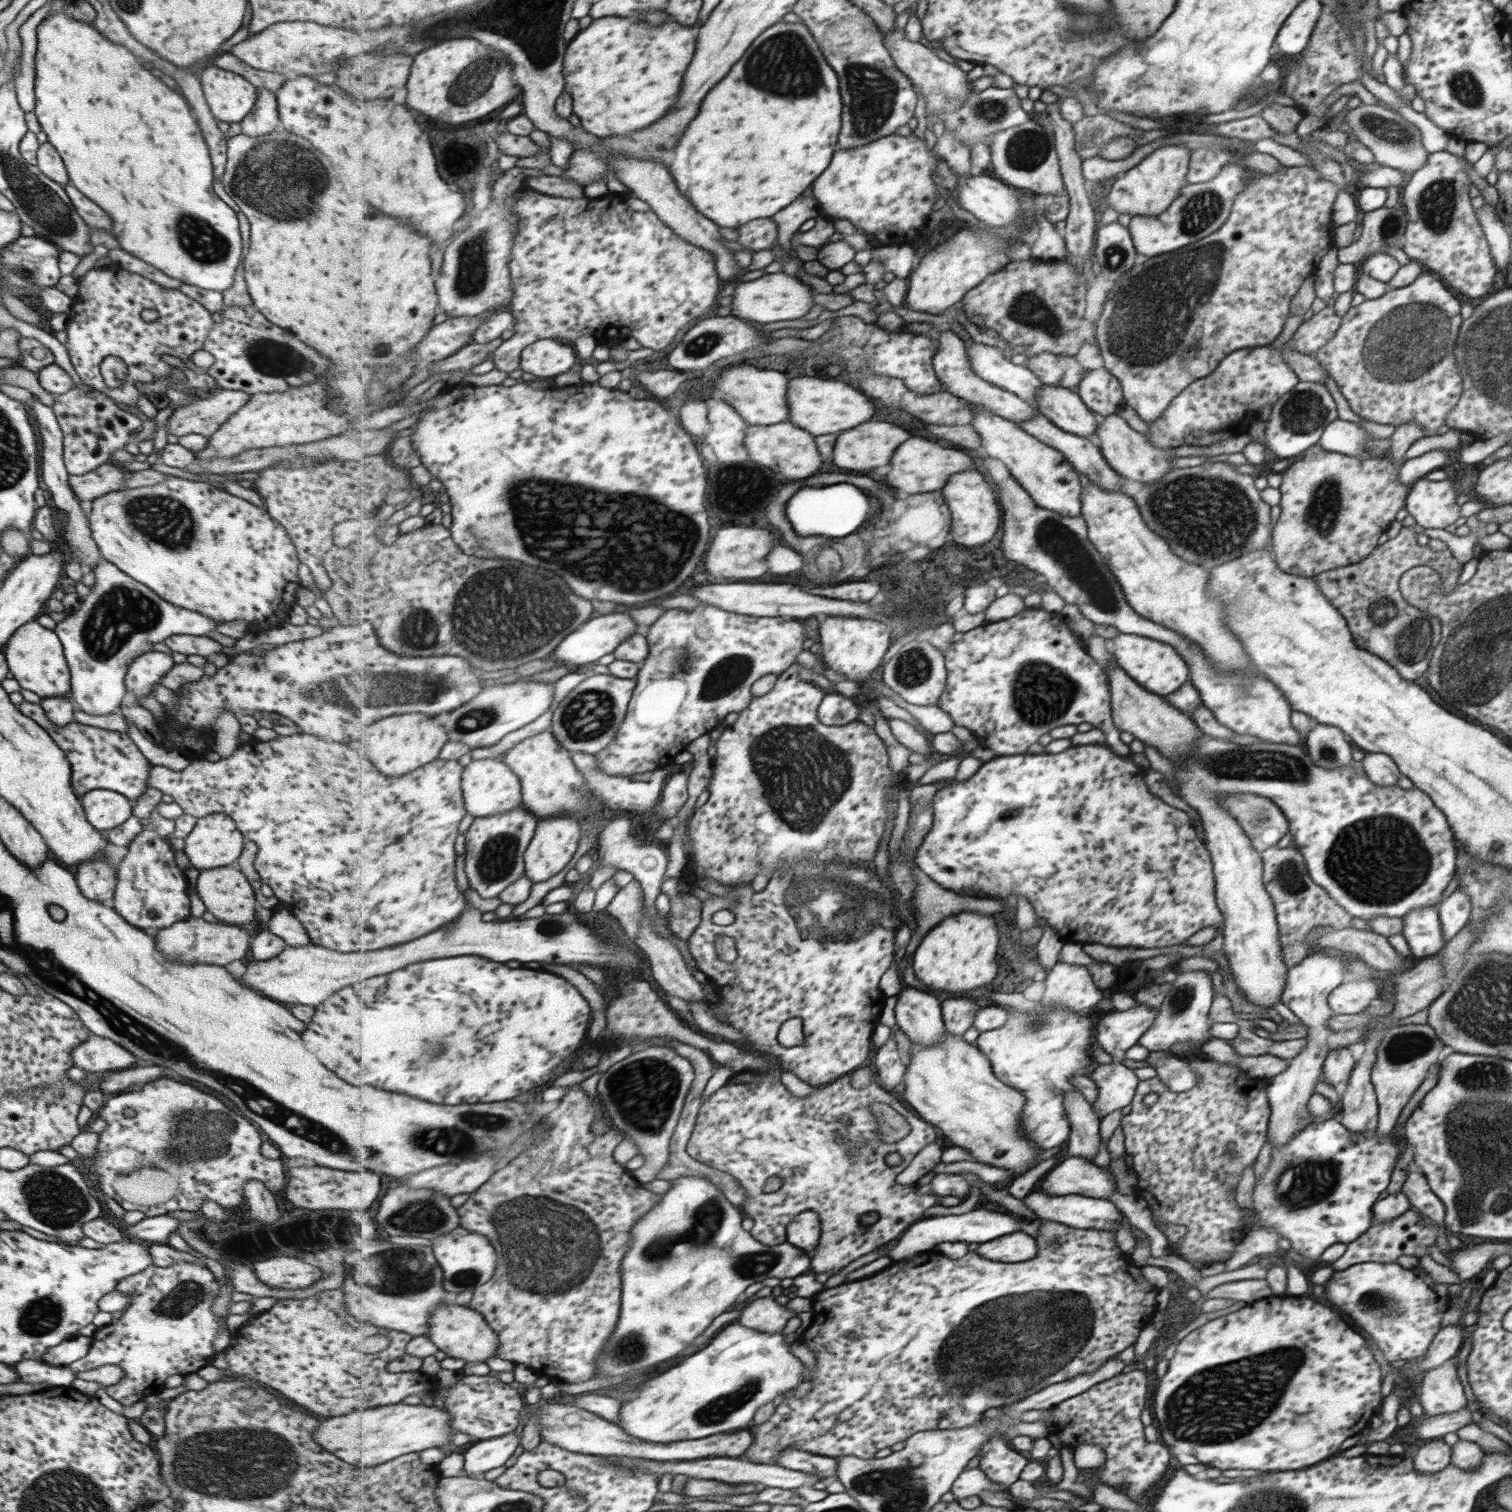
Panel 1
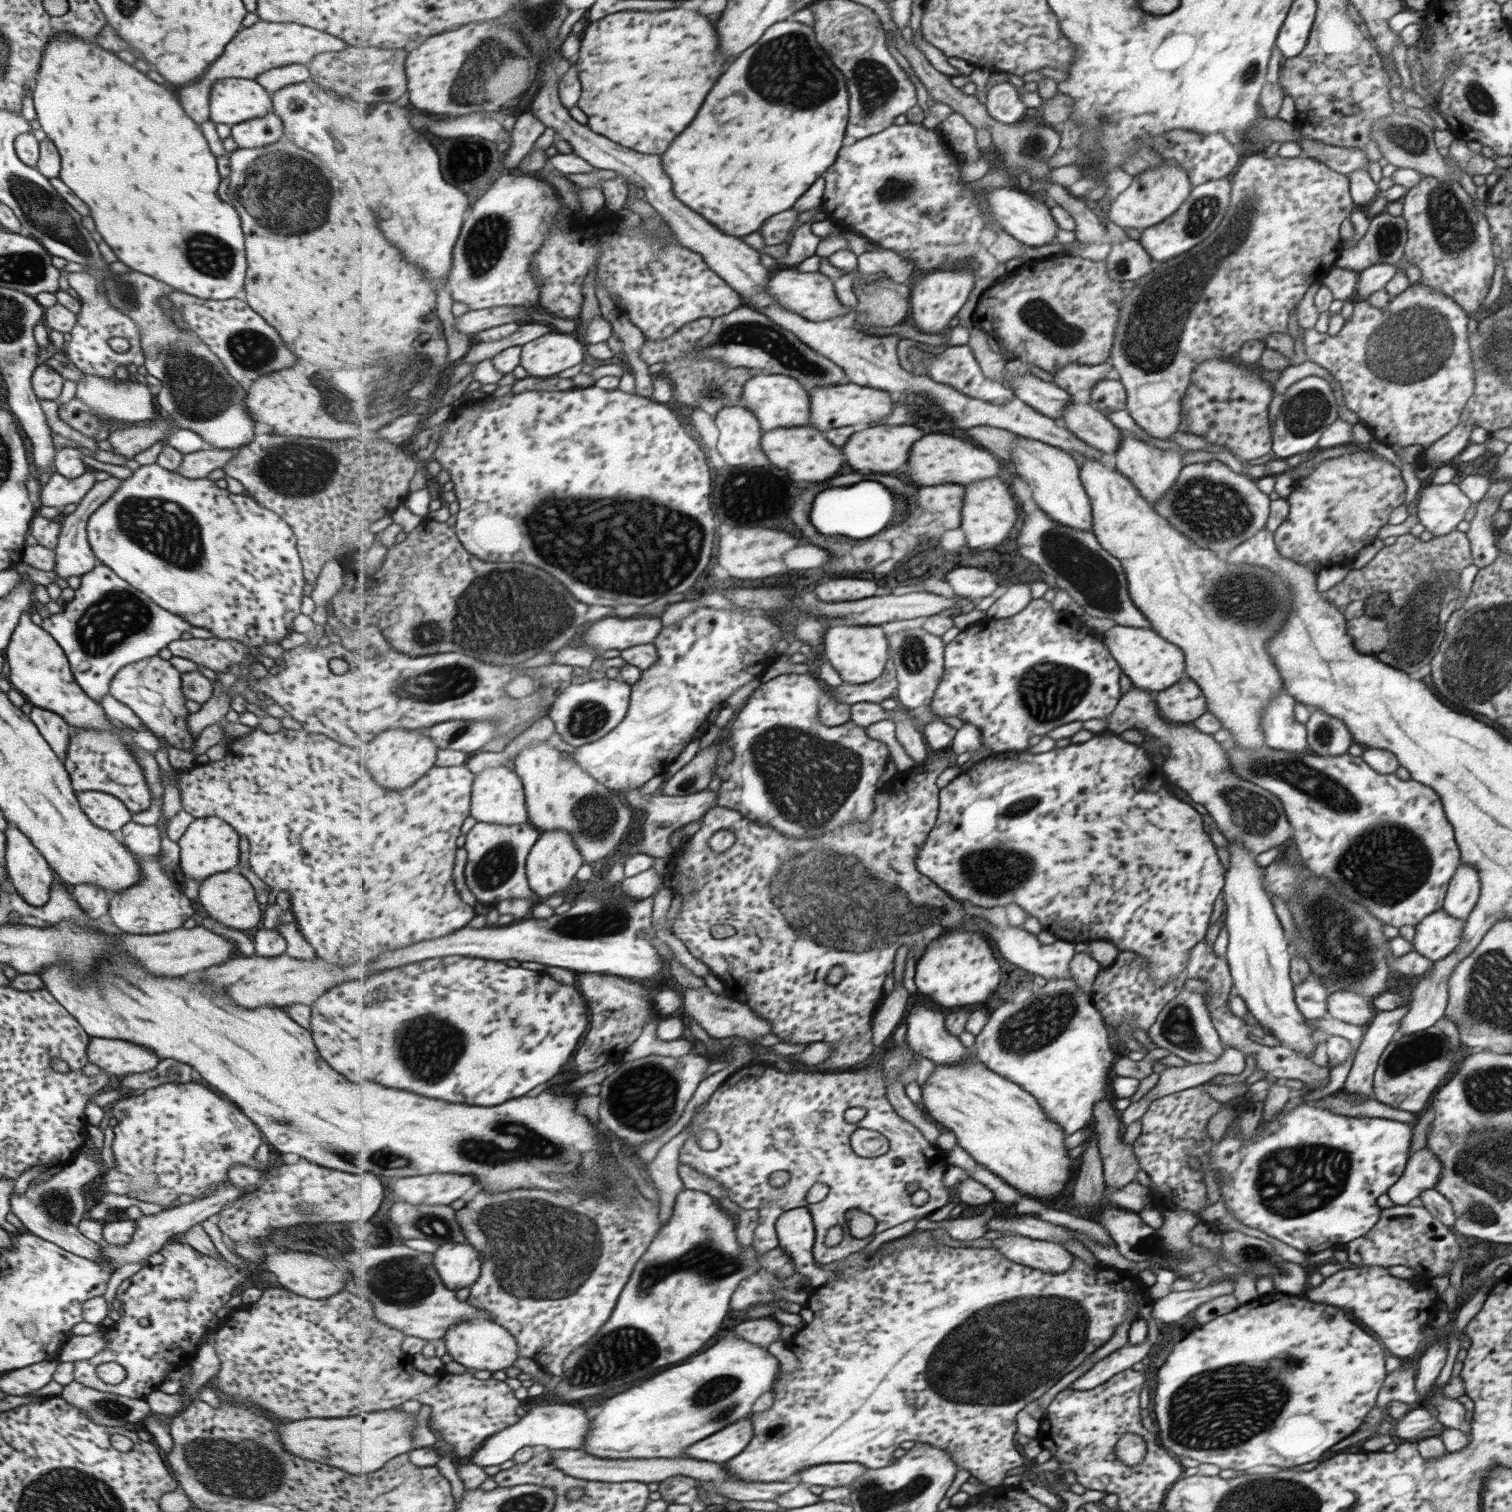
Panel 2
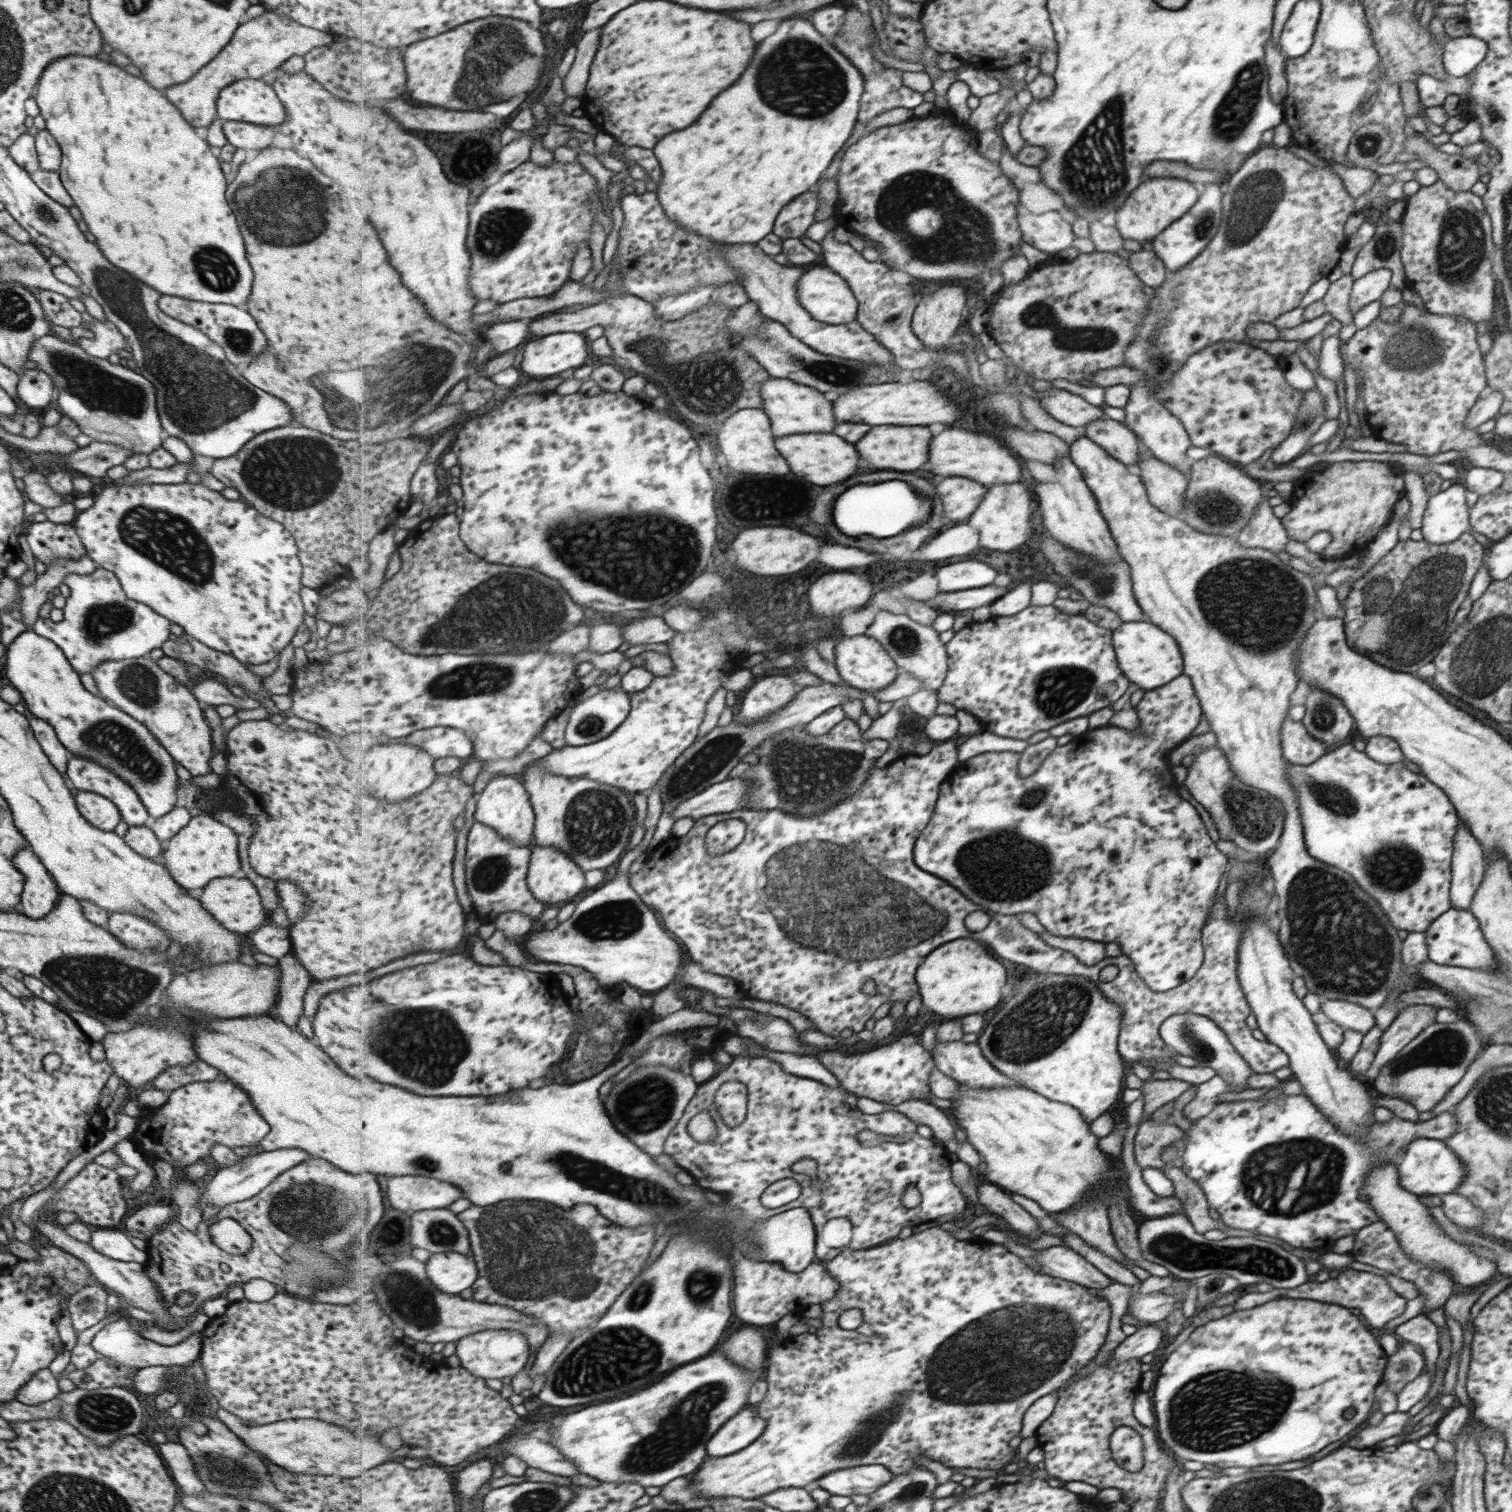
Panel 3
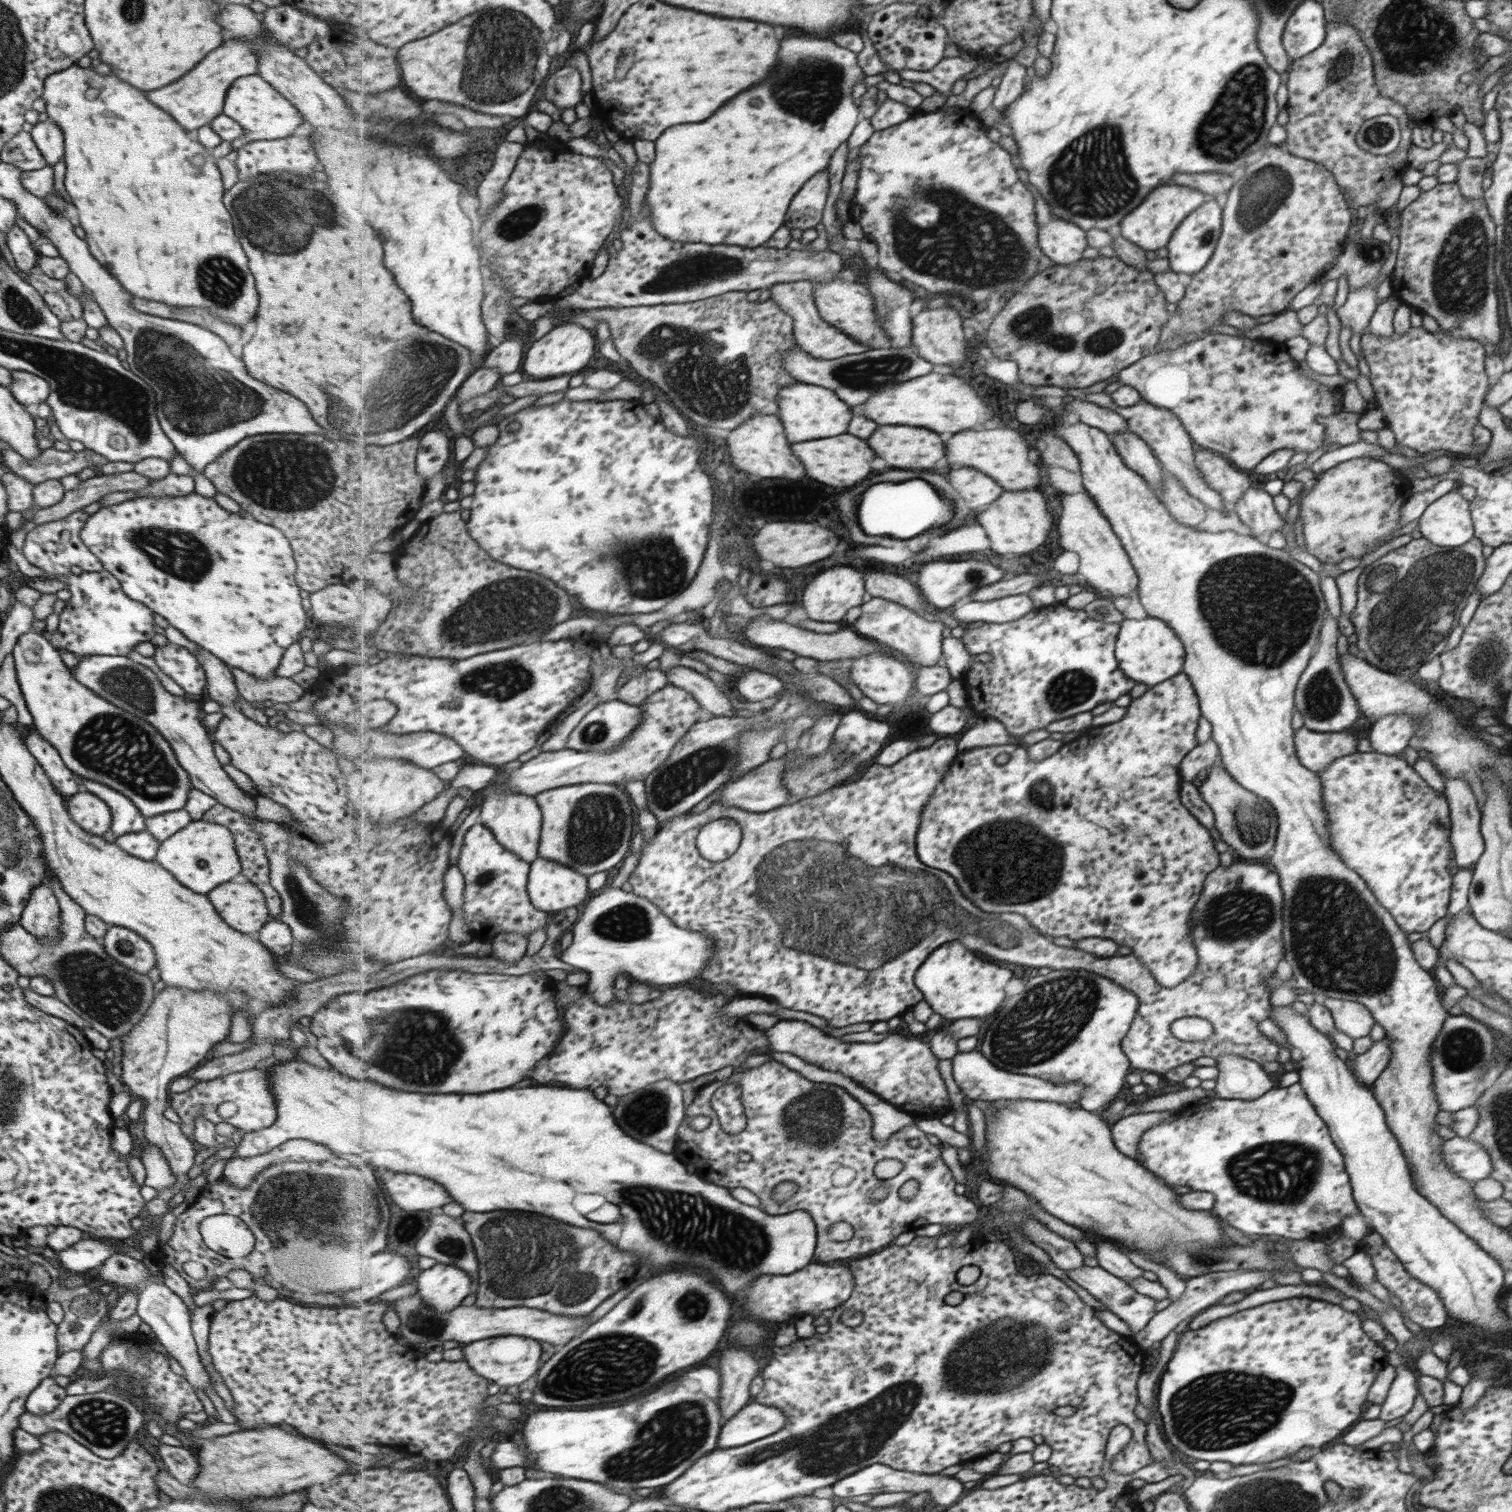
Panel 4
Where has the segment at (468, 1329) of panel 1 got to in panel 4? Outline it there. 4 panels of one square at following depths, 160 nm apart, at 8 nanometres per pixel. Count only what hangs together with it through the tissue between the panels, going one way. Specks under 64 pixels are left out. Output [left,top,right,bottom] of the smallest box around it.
[462,1336,543,1386]

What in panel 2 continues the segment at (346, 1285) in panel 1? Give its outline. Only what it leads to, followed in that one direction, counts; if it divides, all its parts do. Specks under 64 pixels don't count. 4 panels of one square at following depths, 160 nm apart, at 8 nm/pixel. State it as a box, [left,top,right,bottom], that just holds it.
[368,1284,492,1341]

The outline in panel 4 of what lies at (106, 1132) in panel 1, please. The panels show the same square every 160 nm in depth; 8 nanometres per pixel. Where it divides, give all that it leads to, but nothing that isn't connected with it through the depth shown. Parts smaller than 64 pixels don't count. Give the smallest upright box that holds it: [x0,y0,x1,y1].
[168,1049,295,1140]

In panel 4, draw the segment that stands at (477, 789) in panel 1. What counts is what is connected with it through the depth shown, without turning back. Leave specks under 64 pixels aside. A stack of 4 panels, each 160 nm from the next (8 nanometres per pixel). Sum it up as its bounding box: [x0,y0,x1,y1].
[478,789,544,864]

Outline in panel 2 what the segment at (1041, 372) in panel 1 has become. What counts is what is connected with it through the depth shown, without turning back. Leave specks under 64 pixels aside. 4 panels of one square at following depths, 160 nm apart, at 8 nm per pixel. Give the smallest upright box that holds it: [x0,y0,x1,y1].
[1052,362,1109,397]

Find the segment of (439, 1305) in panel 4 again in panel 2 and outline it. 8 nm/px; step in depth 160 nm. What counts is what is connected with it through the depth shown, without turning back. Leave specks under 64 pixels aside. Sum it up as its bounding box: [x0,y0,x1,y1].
[434,1244,483,1291]

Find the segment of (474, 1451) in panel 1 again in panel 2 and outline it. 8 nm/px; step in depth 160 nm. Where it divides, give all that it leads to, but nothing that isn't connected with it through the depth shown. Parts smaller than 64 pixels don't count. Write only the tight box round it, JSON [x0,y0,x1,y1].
[472,1404,755,1467]

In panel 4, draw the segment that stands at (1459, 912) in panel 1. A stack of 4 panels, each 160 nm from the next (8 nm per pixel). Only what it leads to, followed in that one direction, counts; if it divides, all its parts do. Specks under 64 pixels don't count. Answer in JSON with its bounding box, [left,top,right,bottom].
[1442,776,1484,870]

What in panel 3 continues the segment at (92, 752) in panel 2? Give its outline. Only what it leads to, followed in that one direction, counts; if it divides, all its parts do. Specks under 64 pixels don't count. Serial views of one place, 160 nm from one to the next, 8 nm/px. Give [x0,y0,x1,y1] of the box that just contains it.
[64,755,147,827]

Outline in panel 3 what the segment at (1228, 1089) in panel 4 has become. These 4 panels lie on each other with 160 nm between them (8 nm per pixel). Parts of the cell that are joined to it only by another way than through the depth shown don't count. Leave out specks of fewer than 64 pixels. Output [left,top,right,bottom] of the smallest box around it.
[1159,1013,1253,1093]

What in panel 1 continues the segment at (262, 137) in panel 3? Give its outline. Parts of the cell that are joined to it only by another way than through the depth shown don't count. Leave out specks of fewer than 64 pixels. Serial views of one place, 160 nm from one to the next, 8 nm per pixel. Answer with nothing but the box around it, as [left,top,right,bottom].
[239,88,281,138]

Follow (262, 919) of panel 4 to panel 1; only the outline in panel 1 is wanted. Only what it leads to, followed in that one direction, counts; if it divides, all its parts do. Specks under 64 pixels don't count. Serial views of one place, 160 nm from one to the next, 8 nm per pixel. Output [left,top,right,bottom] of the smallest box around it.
[194,865,257,925]

